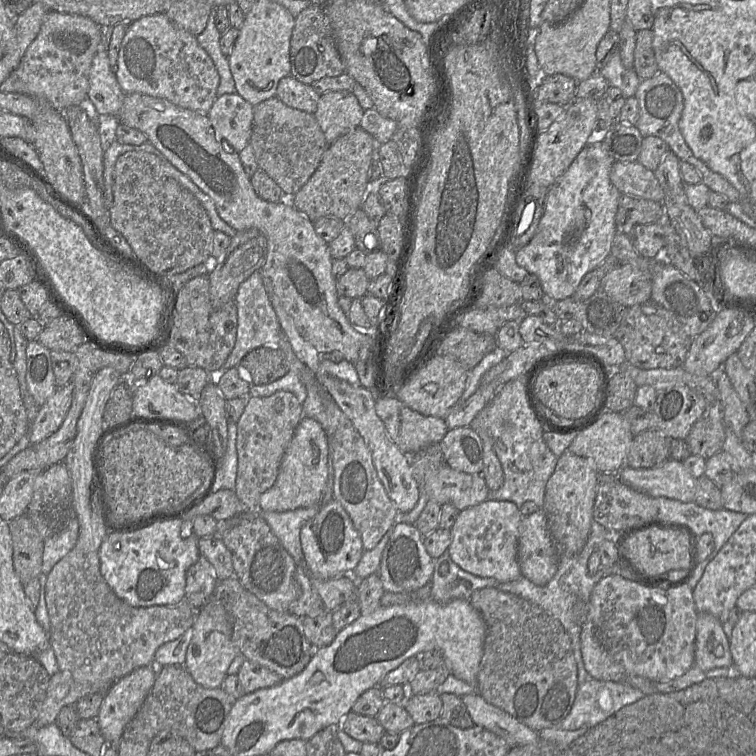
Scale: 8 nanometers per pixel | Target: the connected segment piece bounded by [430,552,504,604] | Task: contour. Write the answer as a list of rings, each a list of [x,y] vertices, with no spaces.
[[[448,552],[434,560],[430,581],[430,599],[441,604],[455,599],[470,599],[473,592],[486,588],[498,588],[503,584],[494,578],[479,577],[461,569],[453,562]]]

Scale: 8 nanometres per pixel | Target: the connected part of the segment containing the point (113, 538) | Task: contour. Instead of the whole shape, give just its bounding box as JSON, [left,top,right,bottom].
[99,520,200,607]

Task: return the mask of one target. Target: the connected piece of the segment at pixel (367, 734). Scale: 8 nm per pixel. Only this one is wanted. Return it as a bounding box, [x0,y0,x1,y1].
[338,711,386,743]

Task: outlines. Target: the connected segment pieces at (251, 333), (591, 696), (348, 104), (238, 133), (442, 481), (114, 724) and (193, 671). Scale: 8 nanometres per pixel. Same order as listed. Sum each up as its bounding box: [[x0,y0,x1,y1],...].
[[221,271,281,371],[560,661,645,729],[313,91,364,143],[208,93,254,154],[424,465,488,511],[97,667,158,745],[184,601,239,688]]

